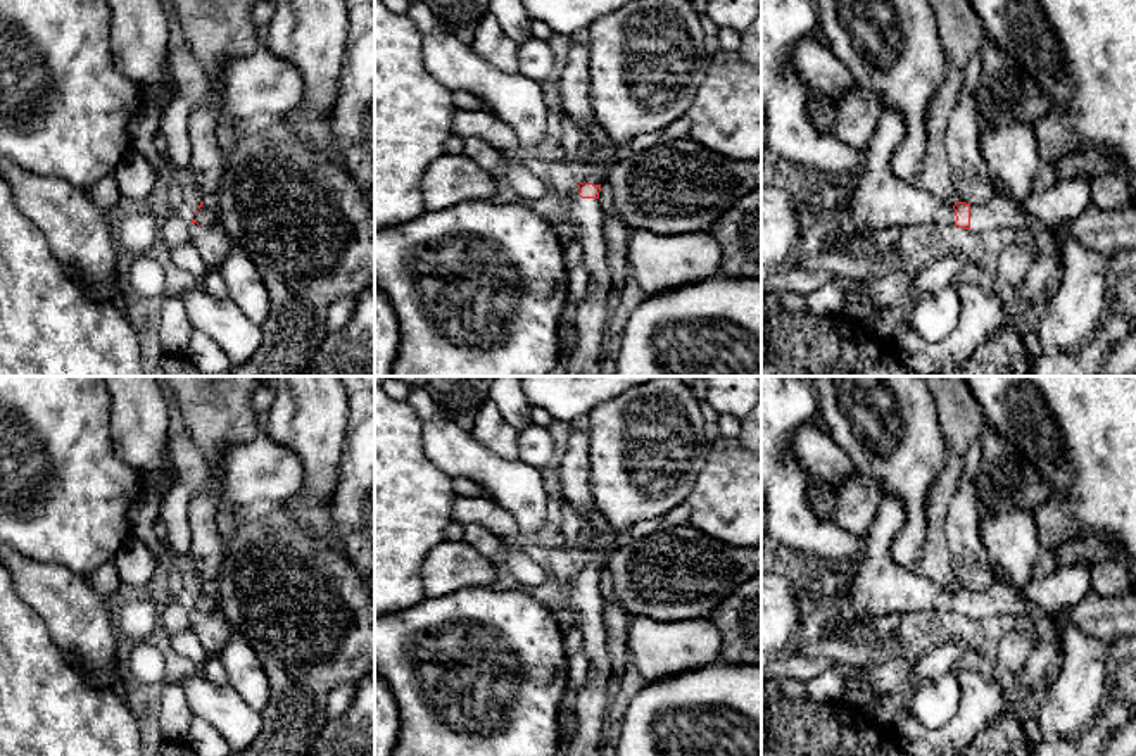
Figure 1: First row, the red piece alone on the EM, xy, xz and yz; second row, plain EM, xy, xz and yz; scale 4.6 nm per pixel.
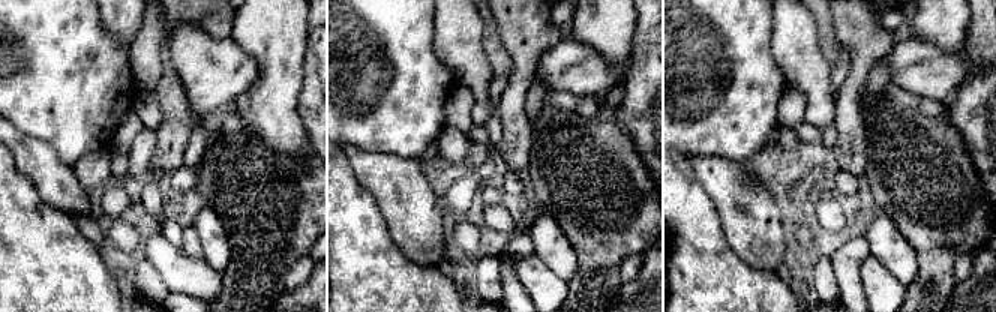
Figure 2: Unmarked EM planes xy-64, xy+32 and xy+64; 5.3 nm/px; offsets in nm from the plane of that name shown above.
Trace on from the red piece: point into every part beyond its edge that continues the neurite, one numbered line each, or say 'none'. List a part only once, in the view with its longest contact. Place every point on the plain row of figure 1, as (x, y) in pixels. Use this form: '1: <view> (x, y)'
1: xz (587, 601)
2: yz (881, 587)

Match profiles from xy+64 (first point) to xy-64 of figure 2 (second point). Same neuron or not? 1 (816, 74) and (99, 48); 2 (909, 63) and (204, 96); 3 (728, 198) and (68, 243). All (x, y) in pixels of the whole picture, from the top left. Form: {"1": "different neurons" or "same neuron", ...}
{"1": "different neurons", "2": "same neuron", "3": "different neurons"}

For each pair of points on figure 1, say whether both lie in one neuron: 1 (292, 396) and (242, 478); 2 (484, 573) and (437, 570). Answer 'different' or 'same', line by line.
1: different
2: same

